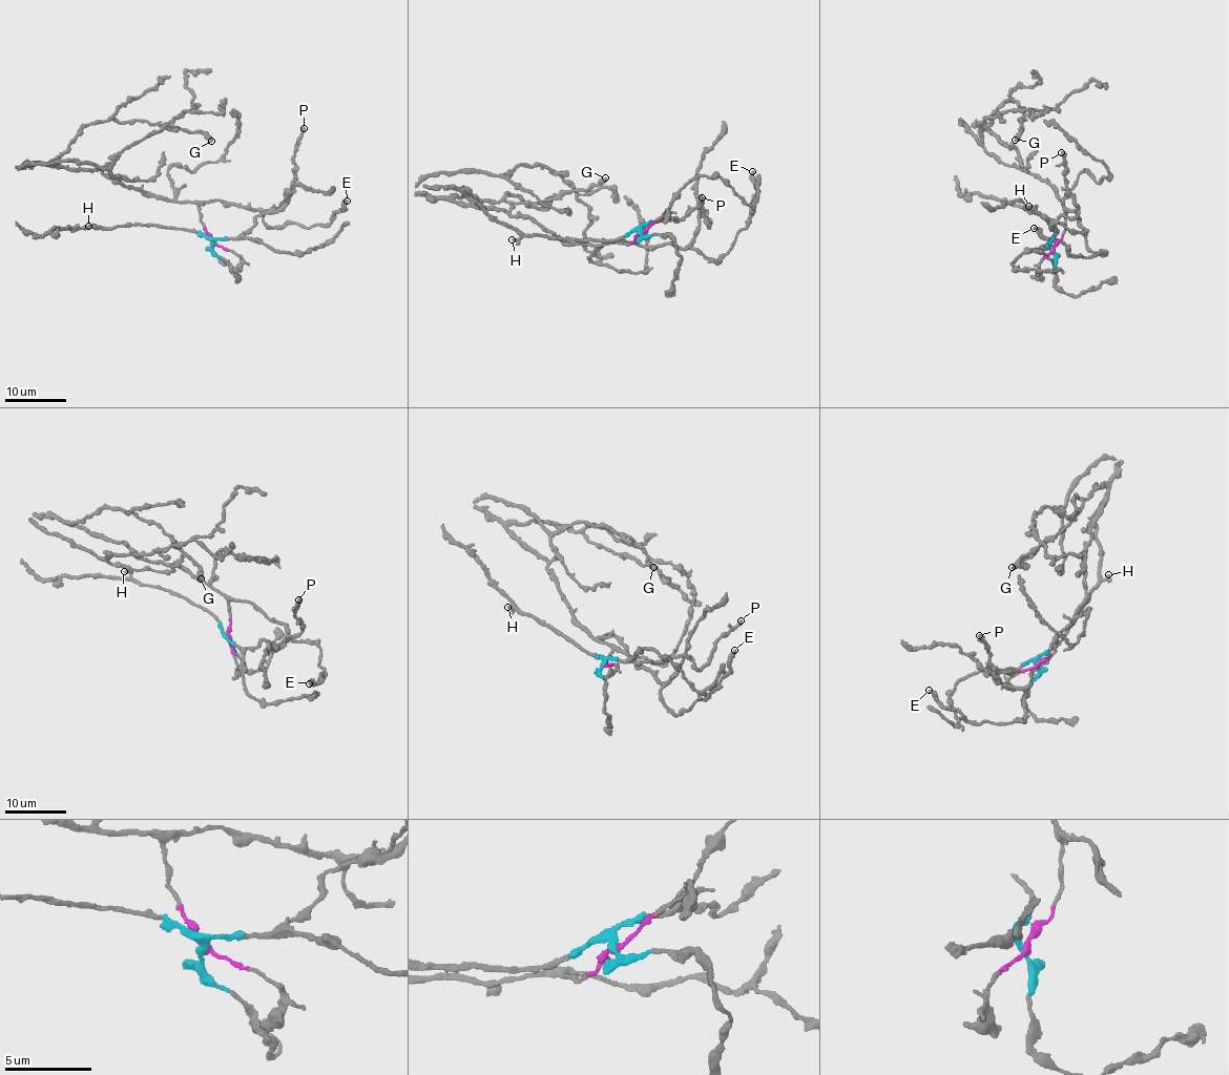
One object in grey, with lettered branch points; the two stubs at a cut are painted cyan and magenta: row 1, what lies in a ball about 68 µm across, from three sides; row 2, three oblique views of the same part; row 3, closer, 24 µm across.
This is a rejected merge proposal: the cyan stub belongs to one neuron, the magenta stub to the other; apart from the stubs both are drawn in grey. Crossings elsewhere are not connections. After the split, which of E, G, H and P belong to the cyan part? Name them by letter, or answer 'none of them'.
H, P

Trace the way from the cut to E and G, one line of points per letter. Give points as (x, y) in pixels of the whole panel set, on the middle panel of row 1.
E: (640, 233), (637, 239), (623, 243), (674, 244), (720, 261), (751, 214), (756, 191), (753, 171)
G: (640, 233), (626, 245), (568, 244), (528, 217), (452, 201), (466, 194), (541, 203), (594, 187), (606, 177)

